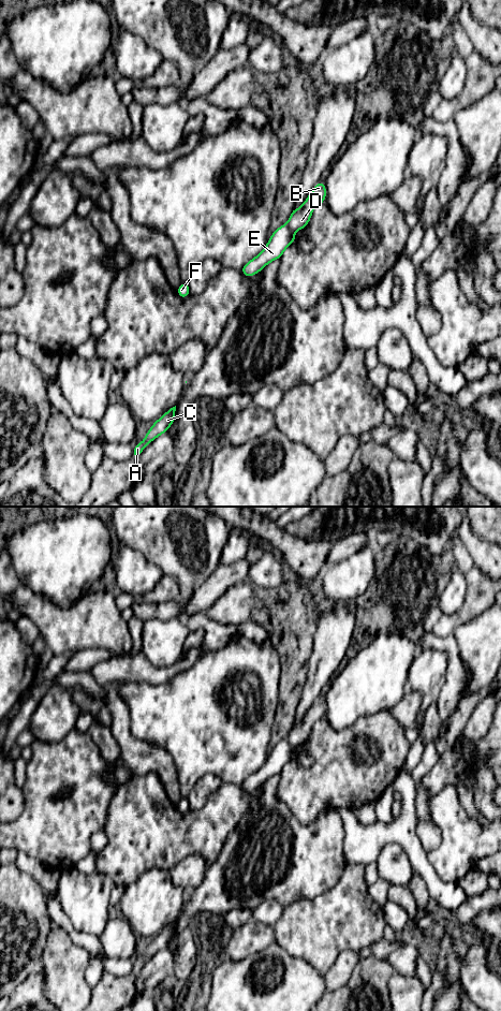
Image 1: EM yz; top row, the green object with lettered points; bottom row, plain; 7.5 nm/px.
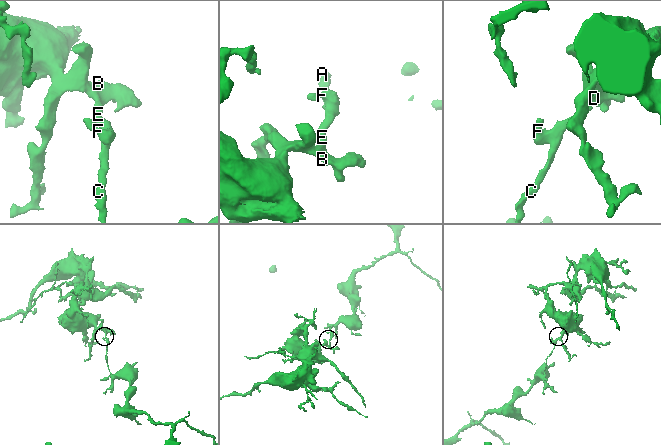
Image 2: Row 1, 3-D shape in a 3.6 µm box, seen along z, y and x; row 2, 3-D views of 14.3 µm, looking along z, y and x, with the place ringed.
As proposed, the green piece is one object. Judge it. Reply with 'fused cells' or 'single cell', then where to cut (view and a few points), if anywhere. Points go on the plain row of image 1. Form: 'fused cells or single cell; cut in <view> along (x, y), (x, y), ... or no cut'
fused cells; cut in yz along (286, 740), (292, 746)

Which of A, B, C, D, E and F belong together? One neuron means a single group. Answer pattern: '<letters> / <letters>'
A C E F / B D

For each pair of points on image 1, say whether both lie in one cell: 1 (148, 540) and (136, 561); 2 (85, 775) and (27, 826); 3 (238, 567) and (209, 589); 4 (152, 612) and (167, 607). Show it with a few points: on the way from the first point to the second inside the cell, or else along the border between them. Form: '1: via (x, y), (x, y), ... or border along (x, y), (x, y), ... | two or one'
1: border along (122, 541), (137, 550), (149, 561), (160, 568) | two
2: via (75, 792), (73, 800), (44, 826) | one
3: via (231, 574), (225, 575), (217, 584) | one
4: via (156, 611), (164, 611) | one

